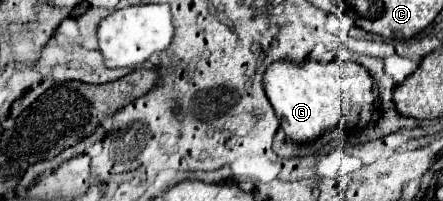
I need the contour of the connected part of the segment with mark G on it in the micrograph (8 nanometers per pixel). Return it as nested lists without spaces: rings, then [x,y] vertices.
[[[305,60],[301,64],[275,62],[265,72],[265,92],[267,98],[281,120],[285,134],[297,142],[313,142],[325,132],[343,128],[345,132],[361,132],[371,124],[377,110],[377,100],[373,94],[373,76],[367,68],[355,62],[333,60],[329,64]]]

